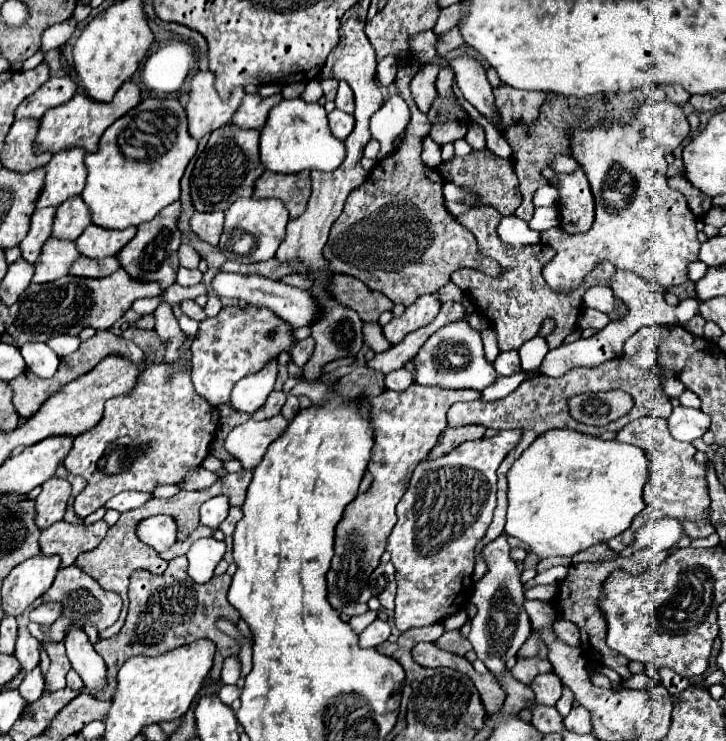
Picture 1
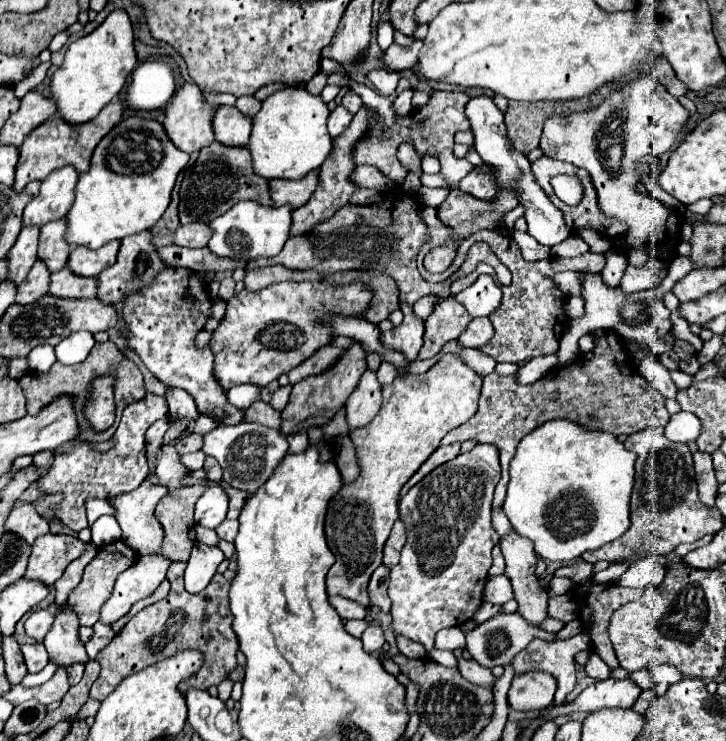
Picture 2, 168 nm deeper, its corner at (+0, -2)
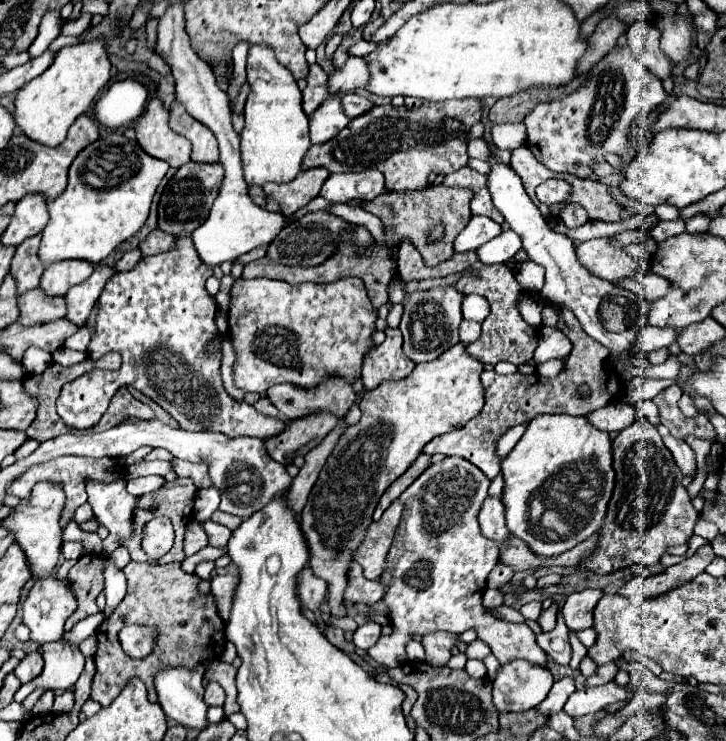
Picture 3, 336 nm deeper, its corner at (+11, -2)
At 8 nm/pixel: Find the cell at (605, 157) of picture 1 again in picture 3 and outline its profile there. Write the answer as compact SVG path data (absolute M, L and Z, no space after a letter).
M615 46L591 70L587 80L569 96L537 104L527 116L527 148L549 170L573 176L591 176L591 164L603 162L605 154L623 154L629 150L629 128L639 114L647 114L659 102L667 100L661 80L635 64L629 46Z

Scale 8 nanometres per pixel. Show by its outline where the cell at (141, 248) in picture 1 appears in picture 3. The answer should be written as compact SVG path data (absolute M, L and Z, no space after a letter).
M97 266L97 270L85 282L69 288L69 292L65 294L65 302L67 302L65 318L69 318L75 326L83 326L87 322L87 316L93 310L105 282L113 274L115 274L115 270L111 266Z

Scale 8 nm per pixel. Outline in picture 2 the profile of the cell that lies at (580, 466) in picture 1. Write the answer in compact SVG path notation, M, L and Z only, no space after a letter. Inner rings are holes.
M552 420L552 422L546 422L542 424L538 430L530 432L520 444L518 444L518 450L516 450L516 456L514 460L510 462L510 482L508 482L508 494L506 494L506 500L504 500L504 514L508 516L512 528L516 534L532 540L534 544L534 550L538 556L546 558L546 560L560 560L560 562L570 562L574 558L578 558L580 554L584 554L586 550L596 550L616 538L620 538L628 526L630 526L630 494L632 494L632 488L634 488L634 466L636 466L636 454L632 454L630 450L624 448L622 442L616 440L616 436L608 434L608 432L600 432L600 430L584 430L582 426L570 422L570 420ZM562 498L576 498L578 500L578 506L574 510L552 510L552 506L562 500Z

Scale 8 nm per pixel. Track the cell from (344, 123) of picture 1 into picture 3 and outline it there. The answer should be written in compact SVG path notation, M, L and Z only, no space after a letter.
M329 96L311 116L309 116L309 138L311 144L327 142L335 138L351 120L345 116L341 108L341 100L337 96Z

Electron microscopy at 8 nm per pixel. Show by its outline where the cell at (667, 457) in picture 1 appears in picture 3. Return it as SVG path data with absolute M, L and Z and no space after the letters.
M637 416L635 422L627 428L623 428L619 432L619 436L613 440L613 468L617 474L615 490L613 490L609 508L607 508L605 526L601 528L599 548L593 552L593 556L589 556L587 560L581 562L583 566L591 568L599 576L611 574L615 570L621 570L621 568L627 568L633 564L645 564L645 566L657 564L669 546L685 544L691 538L693 526L695 526L697 514L699 514L693 508L685 486L681 484L683 474L681 474L679 466L673 462L673 456L665 448L657 428L651 426L643 416Z

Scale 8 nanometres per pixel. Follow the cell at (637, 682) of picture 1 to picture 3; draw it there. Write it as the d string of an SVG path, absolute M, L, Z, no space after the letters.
M615 682L595 686L595 688L581 688L573 692L565 704L565 712L569 716L585 716L603 710L613 702L621 702L629 698L629 686L617 686Z

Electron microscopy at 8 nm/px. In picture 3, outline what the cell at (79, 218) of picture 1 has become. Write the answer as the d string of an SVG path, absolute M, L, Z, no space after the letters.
M33 236L17 246L15 256L11 260L9 274L17 282L17 294L25 294L27 290L33 290L39 286L41 274L45 270L45 264L41 264L37 250L39 250L39 236Z

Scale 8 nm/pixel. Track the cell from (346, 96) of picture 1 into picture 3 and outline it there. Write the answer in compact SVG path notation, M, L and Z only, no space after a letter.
M353 92L345 94L345 96L341 98L341 104L343 104L343 110L345 110L345 114L347 114L349 118L357 118L357 116L361 116L361 114L365 114L365 112L369 112L369 110L373 108L373 102L369 102L369 100L363 98L363 96L357 96L357 94L353 94Z

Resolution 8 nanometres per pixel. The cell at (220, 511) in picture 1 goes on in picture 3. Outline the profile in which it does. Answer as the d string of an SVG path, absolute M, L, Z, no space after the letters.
M215 486L211 488L203 488L197 492L197 498L195 498L195 518L199 522L205 522L211 518L211 514L219 508L219 500L221 500L221 494Z

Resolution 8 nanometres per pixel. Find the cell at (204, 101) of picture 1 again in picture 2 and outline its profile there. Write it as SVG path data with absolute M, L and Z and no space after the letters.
M194 82L184 84L166 108L164 128L170 140L180 150L192 154L196 150L202 150L214 140L212 134L214 112L216 108L204 102L204 94Z

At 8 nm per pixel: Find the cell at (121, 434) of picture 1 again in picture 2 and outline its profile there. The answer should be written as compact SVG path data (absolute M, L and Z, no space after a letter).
M146 392L146 396L140 402L132 402L132 406L126 406L120 418L120 424L116 428L116 446L112 450L106 450L104 454L96 454L92 450L92 442L88 440L76 440L76 446L72 450L66 450L64 454L56 454L56 460L50 468L50 472L38 480L40 488L46 490L46 494L62 492L64 500L56 508L58 518L72 528L74 532L80 532L88 526L86 518L86 500L88 498L116 498L120 494L136 490L142 480L148 476L148 462L146 462L146 430L156 422L168 418L168 404L164 398Z

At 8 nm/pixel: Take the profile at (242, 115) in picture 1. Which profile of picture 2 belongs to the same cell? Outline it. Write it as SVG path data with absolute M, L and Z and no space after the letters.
M220 106L212 120L214 136L218 142L228 146L246 146L252 132L252 118L240 114L236 106Z

